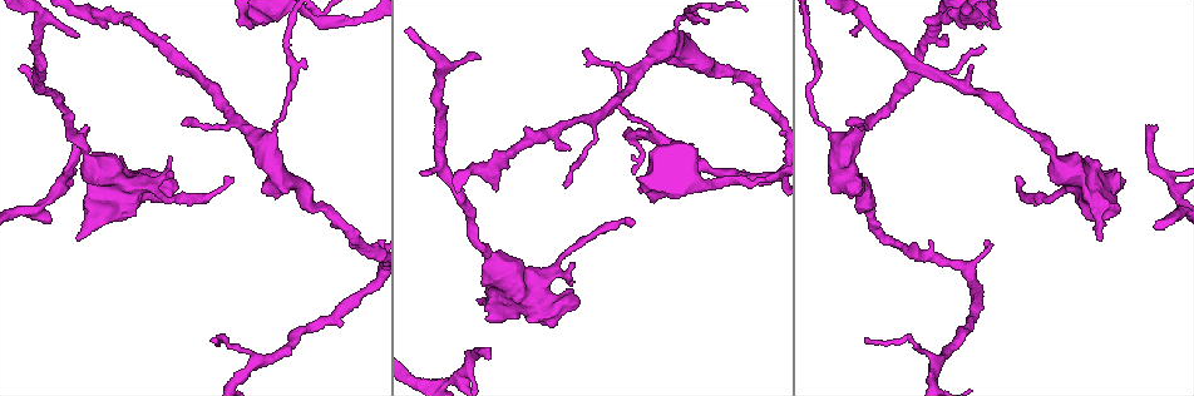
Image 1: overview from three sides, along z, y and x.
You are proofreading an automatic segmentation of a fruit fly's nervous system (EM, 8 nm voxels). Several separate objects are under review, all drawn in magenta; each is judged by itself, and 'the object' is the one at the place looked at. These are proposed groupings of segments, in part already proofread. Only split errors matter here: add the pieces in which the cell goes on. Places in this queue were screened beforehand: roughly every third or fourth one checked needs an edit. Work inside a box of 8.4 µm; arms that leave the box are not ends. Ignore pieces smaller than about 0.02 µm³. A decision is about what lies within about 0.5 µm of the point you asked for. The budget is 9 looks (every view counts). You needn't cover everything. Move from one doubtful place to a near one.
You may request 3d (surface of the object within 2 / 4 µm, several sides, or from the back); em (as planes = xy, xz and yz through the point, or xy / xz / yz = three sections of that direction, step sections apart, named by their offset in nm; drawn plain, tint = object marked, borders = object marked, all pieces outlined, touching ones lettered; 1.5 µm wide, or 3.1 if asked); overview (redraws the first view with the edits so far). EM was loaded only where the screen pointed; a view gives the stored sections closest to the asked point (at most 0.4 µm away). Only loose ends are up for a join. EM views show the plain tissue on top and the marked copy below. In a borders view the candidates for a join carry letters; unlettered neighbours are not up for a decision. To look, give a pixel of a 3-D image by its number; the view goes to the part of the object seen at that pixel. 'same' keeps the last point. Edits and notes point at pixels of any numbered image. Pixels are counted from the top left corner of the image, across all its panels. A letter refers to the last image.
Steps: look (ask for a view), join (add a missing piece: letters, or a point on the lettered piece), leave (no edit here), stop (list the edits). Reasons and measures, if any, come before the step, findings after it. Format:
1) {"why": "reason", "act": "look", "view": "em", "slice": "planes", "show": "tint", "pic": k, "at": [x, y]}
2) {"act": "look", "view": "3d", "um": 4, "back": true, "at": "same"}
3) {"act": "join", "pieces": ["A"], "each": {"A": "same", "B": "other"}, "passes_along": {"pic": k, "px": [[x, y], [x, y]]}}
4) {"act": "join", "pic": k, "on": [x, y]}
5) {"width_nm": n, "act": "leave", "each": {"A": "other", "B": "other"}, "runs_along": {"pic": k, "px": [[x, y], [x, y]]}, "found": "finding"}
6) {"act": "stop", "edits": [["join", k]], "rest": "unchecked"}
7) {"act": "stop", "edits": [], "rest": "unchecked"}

{"why": "an open end", "act": "look", "view": "em", "slice": "xz", "step": 8, "show": "borders", "pic": 1, "at": [79, 36]}

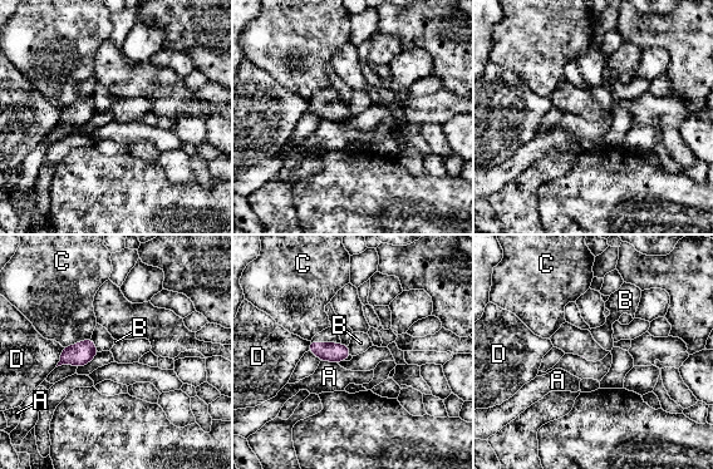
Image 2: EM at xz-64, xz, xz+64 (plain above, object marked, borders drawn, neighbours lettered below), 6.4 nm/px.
{"act": "leave", "each": {"A": "other", "B": "other", "C": "other", "D": "other"}, "found": "none of them fits"}

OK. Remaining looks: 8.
{"why": "free end", "act": "look", "view": "em", "slice": "xz", "step": 8, "show": "tint", "pic": 1, "at": [484, 348]}

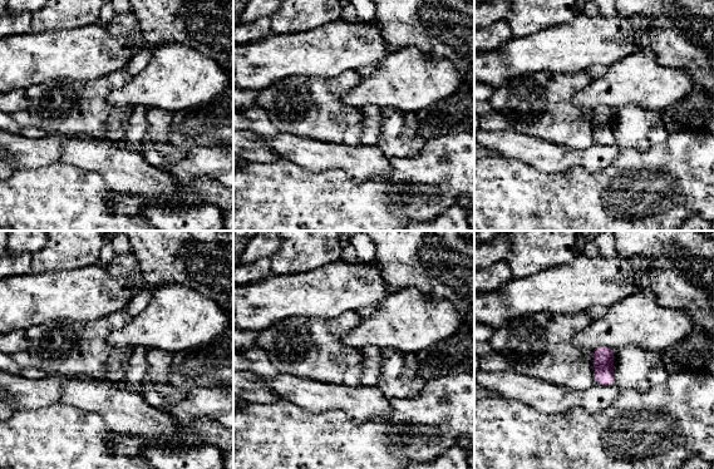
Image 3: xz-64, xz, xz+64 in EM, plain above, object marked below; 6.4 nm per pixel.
{"act": "look", "view": "em", "slice": "planes", "show": "borders", "at": "same"}

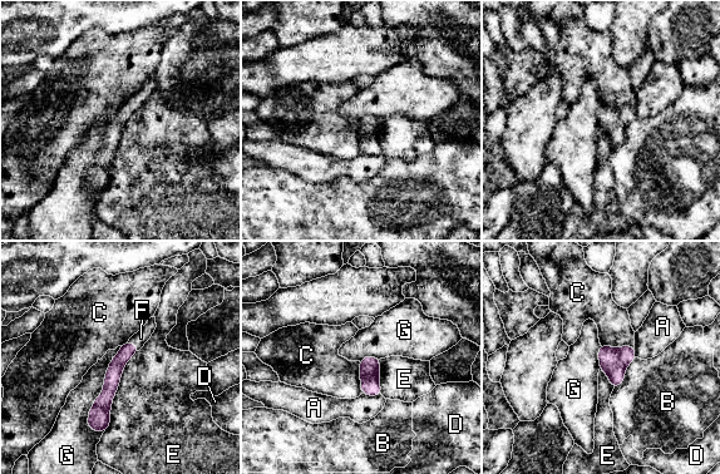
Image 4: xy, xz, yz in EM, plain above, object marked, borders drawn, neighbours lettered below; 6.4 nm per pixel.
{"width_nm": 100, "act": "join", "pieces": ["F"], "each": {"A": "other", "B": "other", "C": "other", "D": "other", "E": "other", "F": "same", "G": "other"}, "passes_along": {"pic": 4, "px": [[116, 368], [134, 344], [141, 337]]}, "found": "the cell continues"}

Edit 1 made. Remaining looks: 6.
{"why": "see it whole again", "act": "look", "view": "overview"}

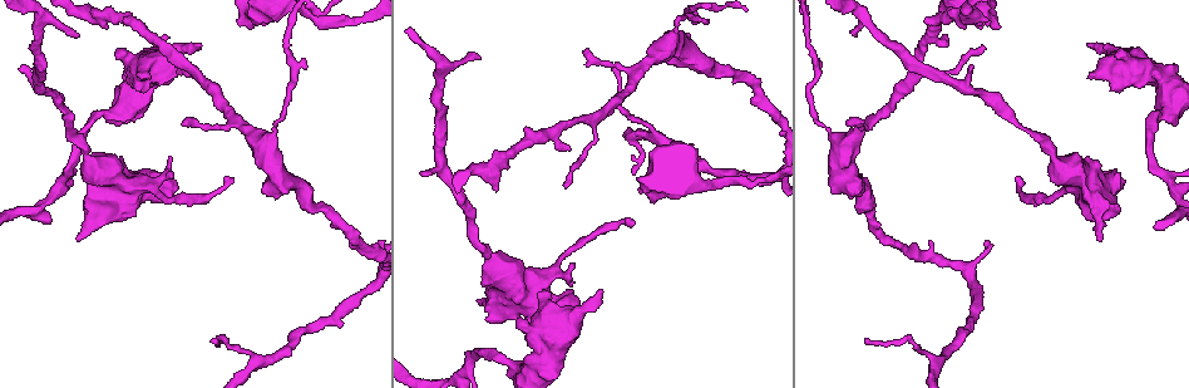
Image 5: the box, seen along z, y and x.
{"why": "an open end", "act": "look", "view": "3d", "um": 4, "pic": 5, "at": [1125, 182]}

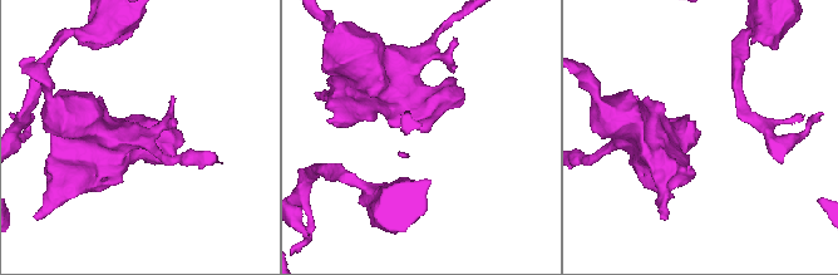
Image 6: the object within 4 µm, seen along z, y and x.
{"why": "shape alone is not enough", "act": "look", "view": "em", "slice": "planes", "show": "borders", "pic": 6, "at": [423, 132]}

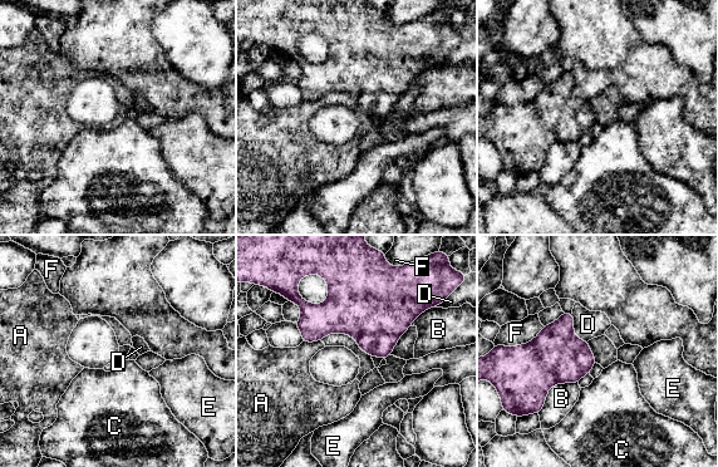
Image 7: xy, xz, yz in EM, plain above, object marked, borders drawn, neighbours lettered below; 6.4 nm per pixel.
{"act": "leave", "each": {"A": "other", "B": "other", "C": "other", "D": "other", "E": "other", "F": "other"}, "border": {"pic": 7, "px": [[571, 313], [573, 333], [586, 342]]}, "found": "none of them fits"}

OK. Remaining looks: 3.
{"why": "an open end", "act": "look", "view": "3d", "um": 4, "pic": 5, "at": [247, 24]}

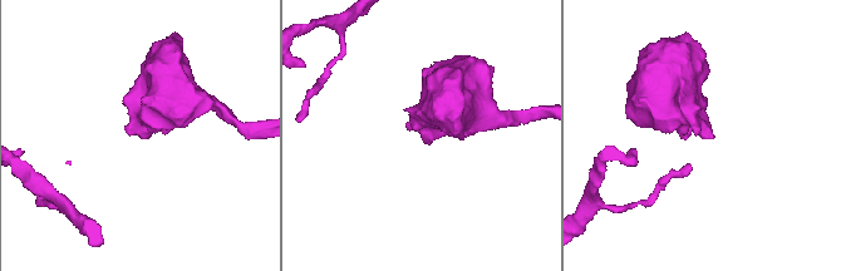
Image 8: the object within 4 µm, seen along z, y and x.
{"why": "need the tissue", "act": "look", "view": "em", "slice": "planes", "show": "borders", "pic": 8, "at": [424, 138]}

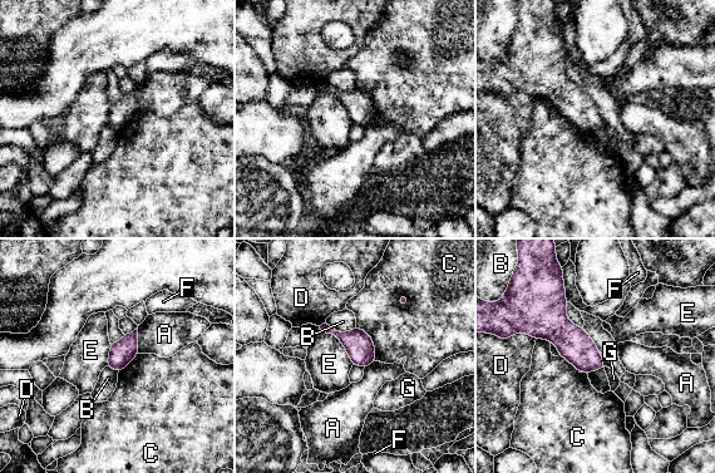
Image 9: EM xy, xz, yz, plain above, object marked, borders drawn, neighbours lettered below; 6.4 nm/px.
{"longest_contact_nm": ["E", 320], "act": "leave", "each": {"A": "other", "B": "other", "C": "other", "D": "other", "E": "other", "F": "other", "G": "other"}, "border": {"pic": 9, "px": [[319, 330], [333, 334], [354, 364]]}, "found": "none of them fits"}

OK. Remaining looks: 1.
{"act": "stop", "edits": [["join", 4]], "rest": "unchecked"}

